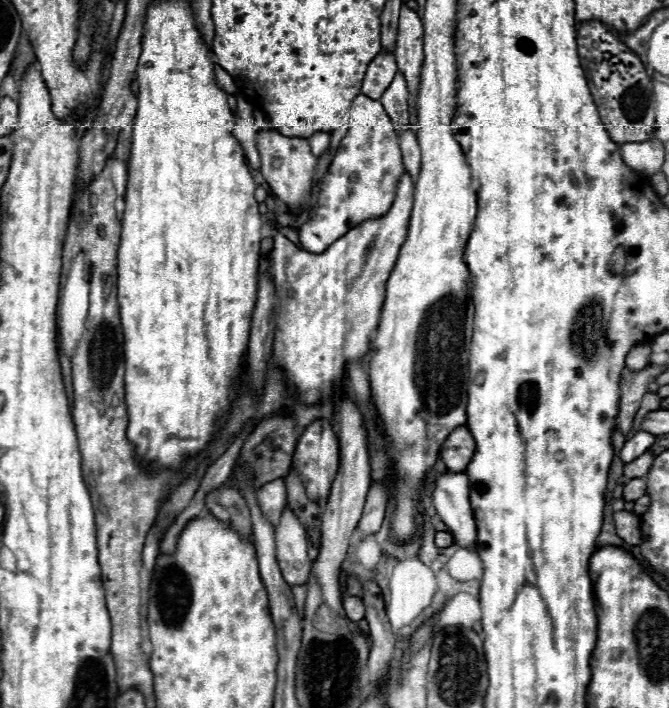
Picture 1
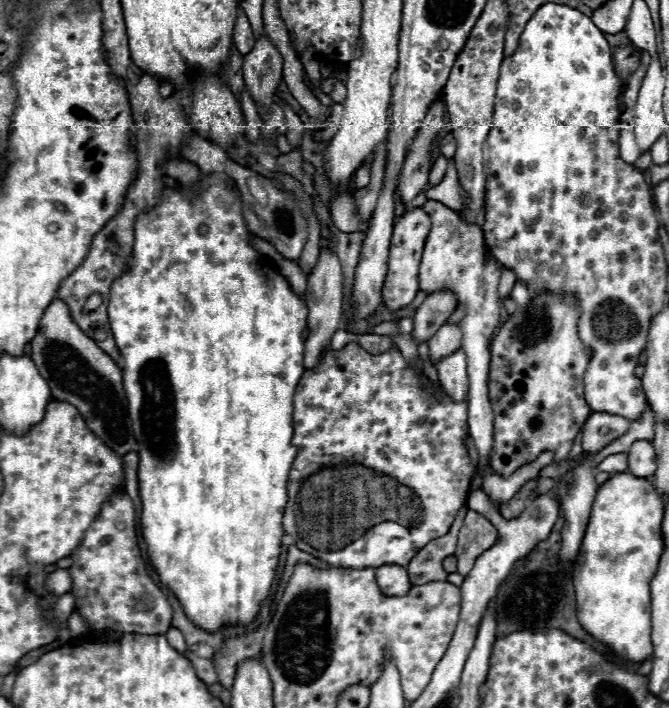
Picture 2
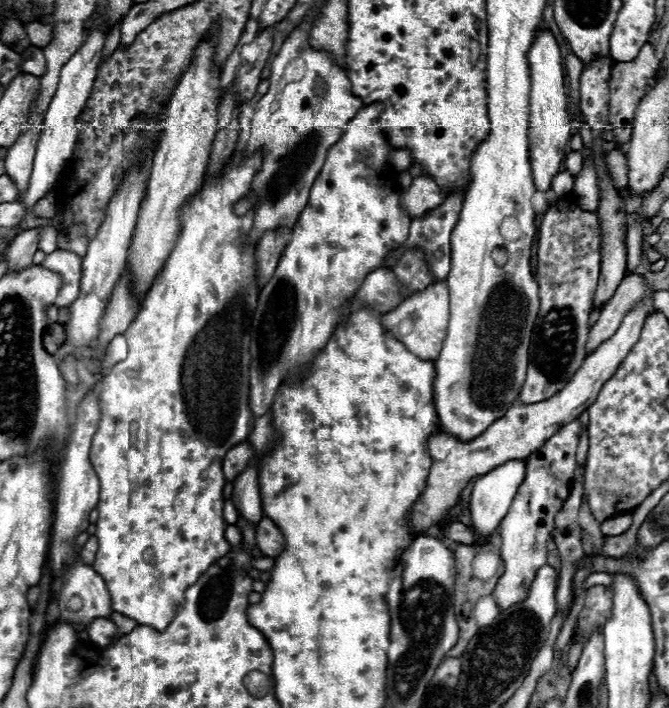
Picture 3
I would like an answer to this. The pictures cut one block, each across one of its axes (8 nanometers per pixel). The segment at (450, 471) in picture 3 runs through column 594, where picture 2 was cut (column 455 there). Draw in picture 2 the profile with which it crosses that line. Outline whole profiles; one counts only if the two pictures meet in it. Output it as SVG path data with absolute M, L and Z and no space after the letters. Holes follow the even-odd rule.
M462 348L454 350L452 354L440 358L436 362L438 380L448 396L454 400L462 400L468 390L468 374L466 374L466 352Z

